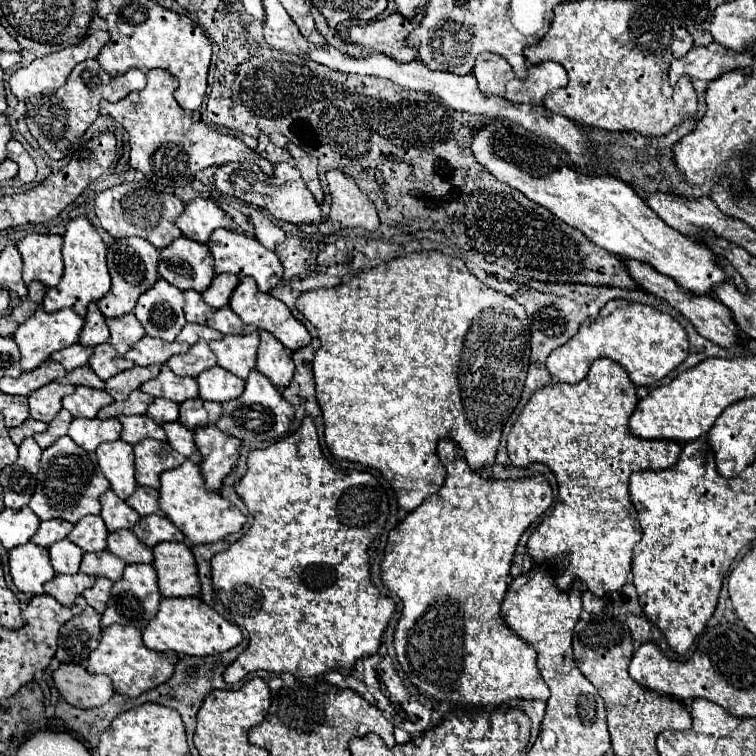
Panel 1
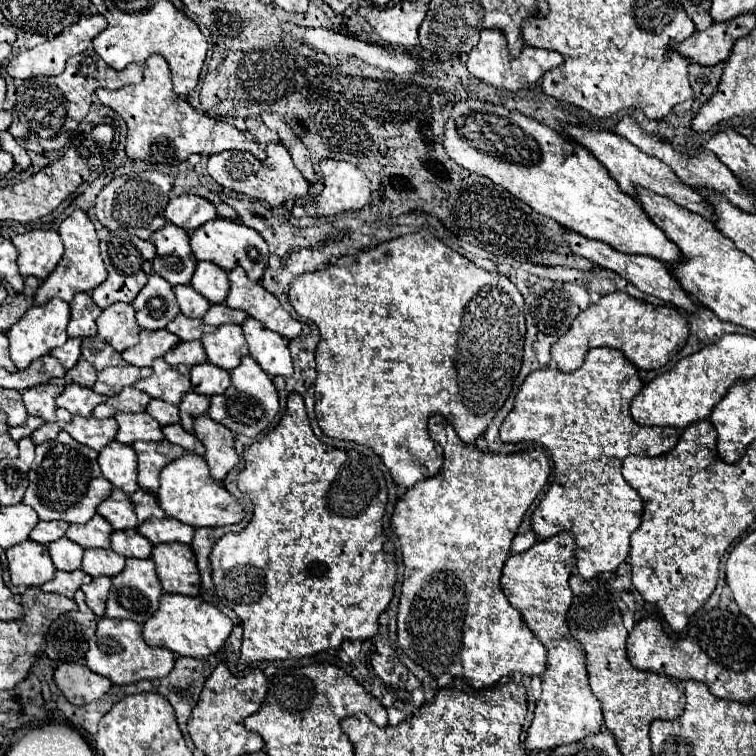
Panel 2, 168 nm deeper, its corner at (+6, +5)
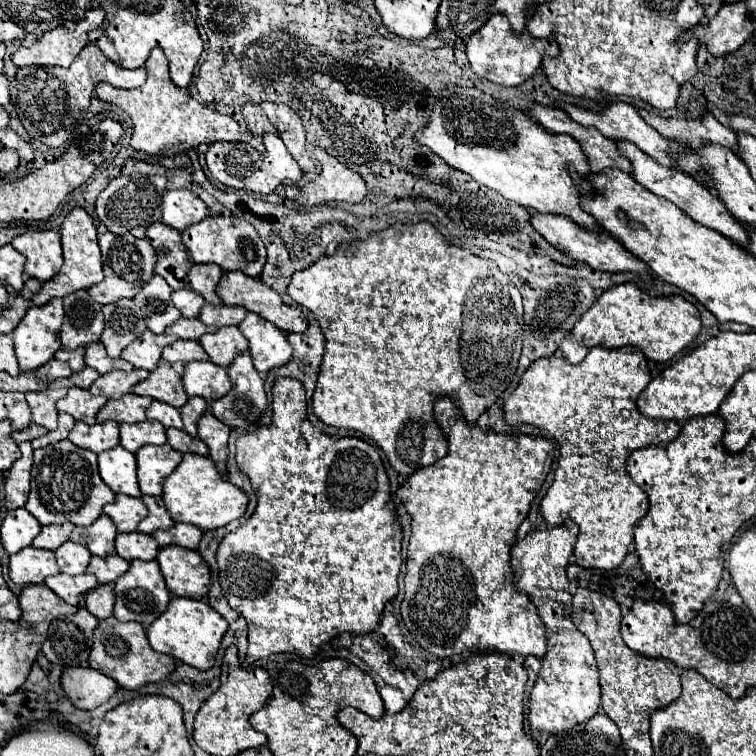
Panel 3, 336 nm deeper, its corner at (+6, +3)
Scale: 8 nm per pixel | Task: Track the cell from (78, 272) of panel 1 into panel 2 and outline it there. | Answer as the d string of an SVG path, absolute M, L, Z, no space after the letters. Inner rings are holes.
M76 208L60 224L60 230L58 232L60 232L62 242L64 242L64 256L58 262L58 266L54 268L54 272L36 290L34 300L36 300L38 306L46 304L50 298L62 298L64 302L70 304L78 292L88 292L88 290L100 286L106 280L106 268L102 264L102 256L100 256L100 248L98 248L98 238L96 238L94 224L90 222L90 218L80 208Z

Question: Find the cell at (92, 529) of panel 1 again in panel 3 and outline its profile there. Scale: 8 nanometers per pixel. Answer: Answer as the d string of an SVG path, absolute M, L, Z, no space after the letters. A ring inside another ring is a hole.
M102 514L94 524L90 526L74 526L70 540L86 546L96 556L110 556L116 554L114 540L116 540L116 526L114 522Z

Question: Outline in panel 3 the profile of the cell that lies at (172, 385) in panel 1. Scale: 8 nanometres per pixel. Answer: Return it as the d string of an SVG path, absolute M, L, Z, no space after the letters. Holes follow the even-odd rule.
M160 360L158 368L152 370L144 382L136 384L132 388L132 392L172 404L174 408L182 408L184 402L188 400L188 396L182 388L182 372L184 372L182 362L170 364L170 362Z

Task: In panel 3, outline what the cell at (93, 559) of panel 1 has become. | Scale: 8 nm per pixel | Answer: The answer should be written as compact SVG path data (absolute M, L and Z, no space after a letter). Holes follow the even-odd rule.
M118 554L114 556L92 556L90 558L90 566L88 566L88 572L92 572L100 584L110 584L114 582L118 576L122 576L124 572L128 572L130 564L120 558Z

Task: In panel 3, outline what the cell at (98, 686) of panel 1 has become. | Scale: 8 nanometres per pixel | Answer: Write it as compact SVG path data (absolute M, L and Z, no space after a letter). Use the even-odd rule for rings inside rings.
M68 668L62 674L62 688L80 710L92 710L104 704L116 690L118 684L94 668Z

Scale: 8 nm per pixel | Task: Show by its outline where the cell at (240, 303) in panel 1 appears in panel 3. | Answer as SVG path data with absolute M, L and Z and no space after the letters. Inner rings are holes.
M224 272L224 276L220 278L220 286L218 286L218 296L222 298L222 302L226 306L242 306L248 312L254 312L262 318L266 318L268 322L276 324L280 330L284 332L304 332L306 330L306 316L302 312L302 308L298 306L290 306L282 300L282 296L278 292L274 292L270 286L264 286L260 282L260 278L252 278L246 276L244 272Z

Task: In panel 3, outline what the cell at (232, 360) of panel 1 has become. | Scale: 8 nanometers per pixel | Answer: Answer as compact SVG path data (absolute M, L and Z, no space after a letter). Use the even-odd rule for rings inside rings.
M224 326L212 334L204 334L200 338L200 344L204 346L210 360L224 368L228 368L238 354L248 350L248 340L236 326Z

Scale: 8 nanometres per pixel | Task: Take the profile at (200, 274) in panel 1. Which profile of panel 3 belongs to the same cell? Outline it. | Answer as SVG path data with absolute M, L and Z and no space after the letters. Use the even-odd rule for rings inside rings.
M154 222L146 230L146 238L154 246L158 254L156 274L160 274L172 290L180 290L188 286L188 270L192 268L192 258L186 246L180 240L180 232L162 224Z

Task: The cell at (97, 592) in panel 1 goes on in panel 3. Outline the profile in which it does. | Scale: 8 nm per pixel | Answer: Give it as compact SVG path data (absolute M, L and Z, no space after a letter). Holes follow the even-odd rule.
M114 584L96 586L86 594L86 608L90 614L94 614L98 620L104 620L112 616L114 610Z

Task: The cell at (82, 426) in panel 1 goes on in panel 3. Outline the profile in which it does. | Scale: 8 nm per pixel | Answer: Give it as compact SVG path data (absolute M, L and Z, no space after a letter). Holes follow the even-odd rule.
M76 422L68 436L78 448L86 448L94 454L100 454L104 450L110 450L118 446L118 424L116 422L104 422L104 424L84 424Z

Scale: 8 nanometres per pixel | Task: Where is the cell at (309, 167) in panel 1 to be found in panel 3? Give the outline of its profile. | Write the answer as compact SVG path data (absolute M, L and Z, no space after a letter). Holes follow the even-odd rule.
M264 102L262 110L266 112L268 120L276 126L280 138L284 140L288 152L298 162L302 172L312 172L314 170L314 162L308 158L308 154L304 150L304 136L306 136L306 132L304 132L300 116L290 106L274 104L274 102Z

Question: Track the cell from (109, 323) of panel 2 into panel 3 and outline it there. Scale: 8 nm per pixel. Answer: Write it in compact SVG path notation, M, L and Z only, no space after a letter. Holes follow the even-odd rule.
M118 300L112 304L102 306L106 328L102 332L100 342L106 346L110 358L120 358L120 352L140 338L146 330L144 318L132 300Z

